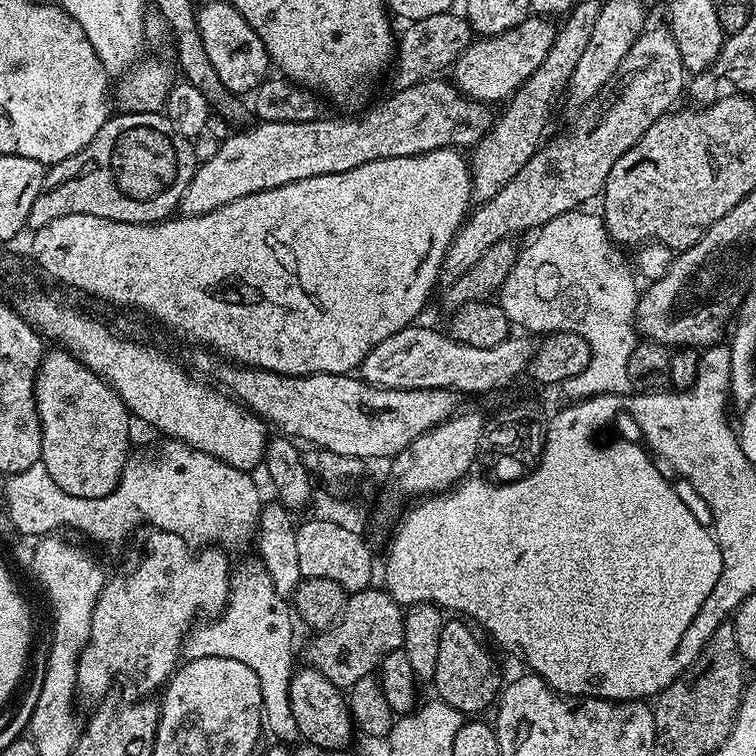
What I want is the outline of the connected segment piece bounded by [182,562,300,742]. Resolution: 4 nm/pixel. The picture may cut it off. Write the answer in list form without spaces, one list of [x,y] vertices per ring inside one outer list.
[[[253,562],[249,568],[233,575],[230,580],[228,604],[219,616],[193,627],[182,641],[185,661],[200,658],[232,658],[244,662],[258,674],[262,686],[264,707],[263,727],[280,742],[297,739],[299,728],[290,708],[290,684],[294,673],[292,666],[292,620],[294,612],[289,601],[274,590],[270,574],[263,564]]]

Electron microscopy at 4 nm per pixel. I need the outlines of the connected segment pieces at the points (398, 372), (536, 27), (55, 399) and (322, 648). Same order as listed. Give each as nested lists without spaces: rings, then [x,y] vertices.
[[[422,324],[408,325],[396,331],[385,341],[380,342],[370,350],[370,354],[363,359],[358,369],[361,379],[365,383],[378,385],[380,388],[390,389],[440,389],[449,388],[452,391],[466,394],[482,394],[494,389],[498,390],[512,384],[520,375],[525,375],[528,363],[536,353],[536,344],[533,337],[528,334],[512,334],[497,346],[476,347],[458,343],[449,335],[422,326]]]
[[[532,14],[518,26],[497,36],[473,39],[467,49],[457,58],[450,68],[450,76],[457,88],[472,100],[481,102],[504,102],[518,91],[522,82],[542,66],[546,54],[556,41],[557,25],[543,15]]]
[[[56,346],[45,351],[40,359],[34,381],[36,417],[40,420],[40,463],[46,474],[74,498],[102,498],[116,489],[116,483],[130,459],[128,453],[128,420],[130,413],[122,398],[94,370],[90,370],[78,358]]]
[[[369,586],[347,597],[344,613],[332,625],[315,633],[308,644],[307,663],[337,685],[347,690],[358,678],[373,675],[386,654],[399,652],[404,646],[405,609],[383,587]]]

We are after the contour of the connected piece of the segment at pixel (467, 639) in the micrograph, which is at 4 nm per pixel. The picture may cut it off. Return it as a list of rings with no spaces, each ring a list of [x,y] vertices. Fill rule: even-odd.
[[[445,619],[442,634],[438,634],[438,666],[434,668],[430,684],[436,687],[435,695],[454,706],[454,710],[465,714],[484,714],[480,712],[488,707],[491,709],[502,691],[500,668],[495,658],[484,649],[483,642],[464,625],[467,623],[463,619],[455,619]]]

